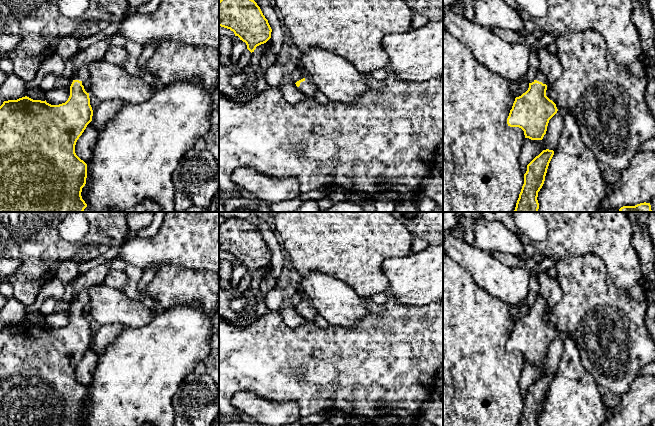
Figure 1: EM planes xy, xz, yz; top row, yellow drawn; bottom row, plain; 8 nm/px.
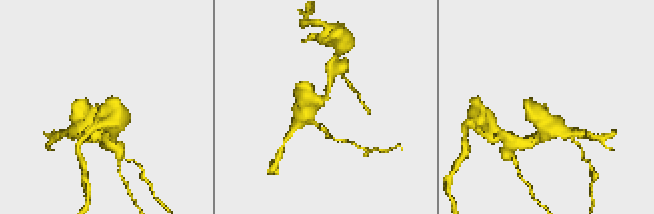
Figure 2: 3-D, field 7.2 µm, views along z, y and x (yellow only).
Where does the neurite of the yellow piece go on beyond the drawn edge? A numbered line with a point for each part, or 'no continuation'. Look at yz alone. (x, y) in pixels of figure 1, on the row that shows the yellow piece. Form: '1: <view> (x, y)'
1: yz (540, 77)

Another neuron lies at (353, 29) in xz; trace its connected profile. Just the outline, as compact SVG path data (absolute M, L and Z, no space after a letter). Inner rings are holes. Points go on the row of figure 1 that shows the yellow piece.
M272 0L282 22L288 28L293 43L301 52L318 48L340 56L364 74L371 74L388 65L389 57L382 47L382 39L389 33L412 29L414 11L403 0Z

